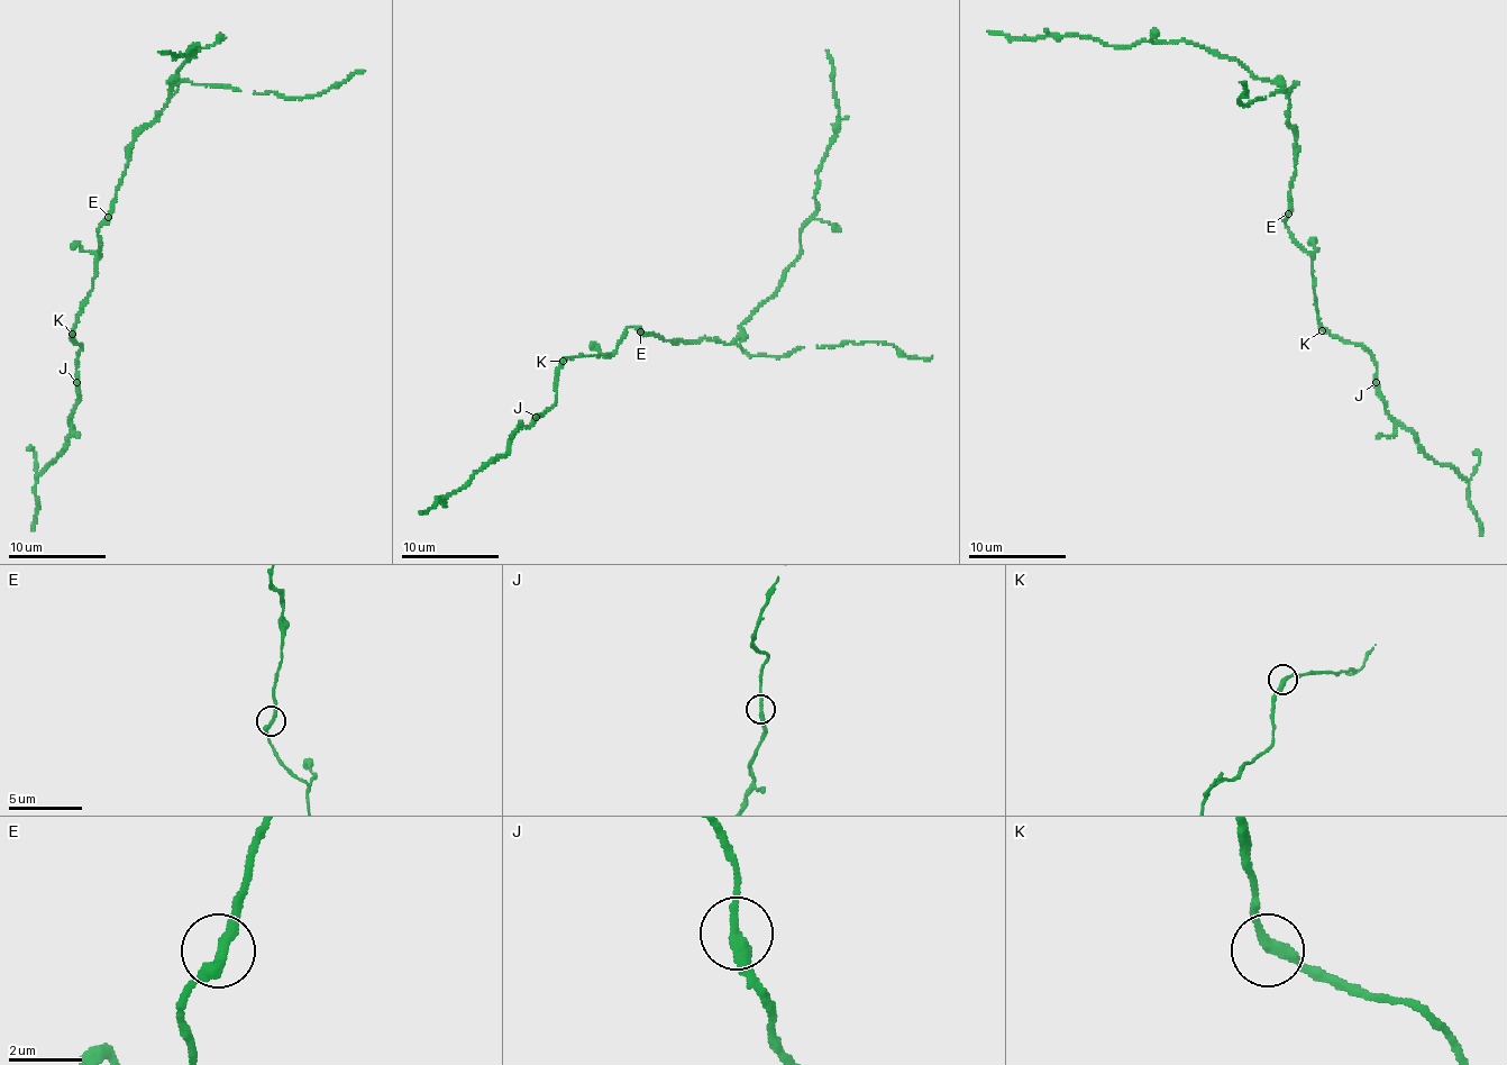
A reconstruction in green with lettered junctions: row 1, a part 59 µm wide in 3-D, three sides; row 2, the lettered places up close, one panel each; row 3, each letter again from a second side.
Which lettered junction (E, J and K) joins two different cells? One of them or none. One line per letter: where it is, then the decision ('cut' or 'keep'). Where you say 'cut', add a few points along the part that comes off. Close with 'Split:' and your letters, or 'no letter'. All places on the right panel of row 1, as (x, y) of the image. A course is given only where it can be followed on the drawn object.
E: at (1288, 214); keep
J: at (1376, 382); keep
K: at (1322, 330); keep
Split: no letter

